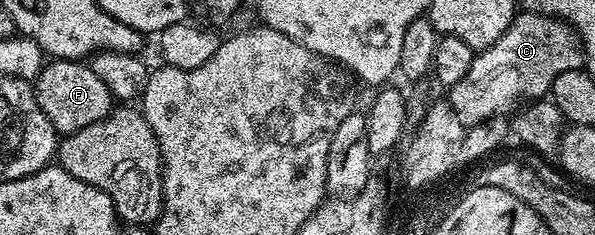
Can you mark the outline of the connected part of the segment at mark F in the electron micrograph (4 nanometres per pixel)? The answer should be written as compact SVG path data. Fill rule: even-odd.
M50 60L37 76L35 92L43 115L47 115L61 135L79 131L91 123L99 123L115 108L111 91L107 91L107 86L96 77L95 71L81 61Z

